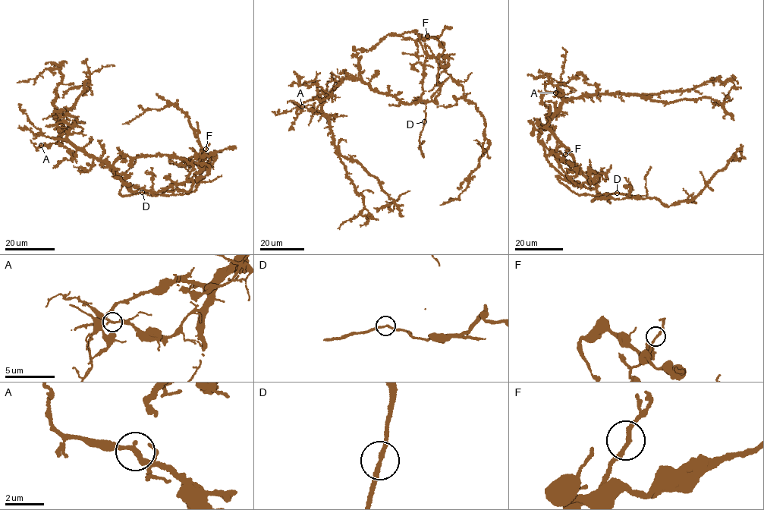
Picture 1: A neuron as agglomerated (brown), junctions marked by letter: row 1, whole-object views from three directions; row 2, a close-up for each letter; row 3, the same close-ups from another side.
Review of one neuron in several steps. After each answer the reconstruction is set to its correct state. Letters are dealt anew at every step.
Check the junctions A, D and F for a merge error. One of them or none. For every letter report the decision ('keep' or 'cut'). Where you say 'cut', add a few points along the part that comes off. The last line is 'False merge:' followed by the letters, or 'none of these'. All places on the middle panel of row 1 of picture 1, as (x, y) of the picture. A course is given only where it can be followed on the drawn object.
A: keep
D: keep
F: keep
False merge: none of these

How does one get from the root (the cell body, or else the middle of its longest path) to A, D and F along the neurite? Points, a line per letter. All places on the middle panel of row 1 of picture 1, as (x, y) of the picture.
A: (399, 99), (374, 90), (359, 79), (346, 78), (315, 110), (302, 106)
D: (399, 99), (404, 104), (423, 101), (426, 105), (424, 122)
F: (399, 99), (404, 104), (419, 100), (426, 55), (413, 30), (422, 37), (427, 36)

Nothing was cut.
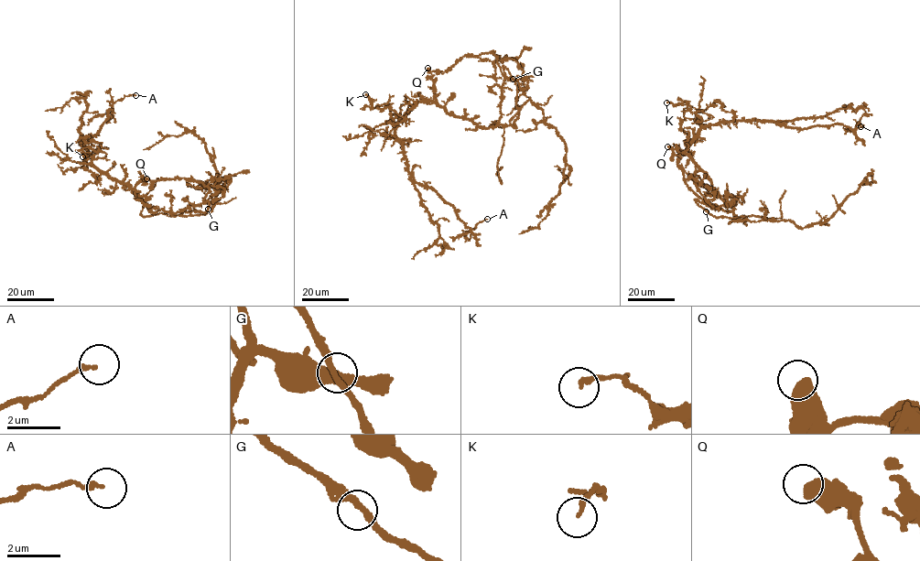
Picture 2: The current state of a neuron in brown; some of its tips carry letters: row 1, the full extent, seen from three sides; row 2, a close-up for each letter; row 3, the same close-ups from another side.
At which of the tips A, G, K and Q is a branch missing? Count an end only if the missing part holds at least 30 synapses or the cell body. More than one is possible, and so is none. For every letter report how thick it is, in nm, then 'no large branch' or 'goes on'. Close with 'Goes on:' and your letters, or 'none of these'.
A: 160 nm thick; no large branch
G: 240 nm thick; no large branch
K: 140 nm thick; no large branch
Q: 700 nm thick; no large branch
Goes on: none of these

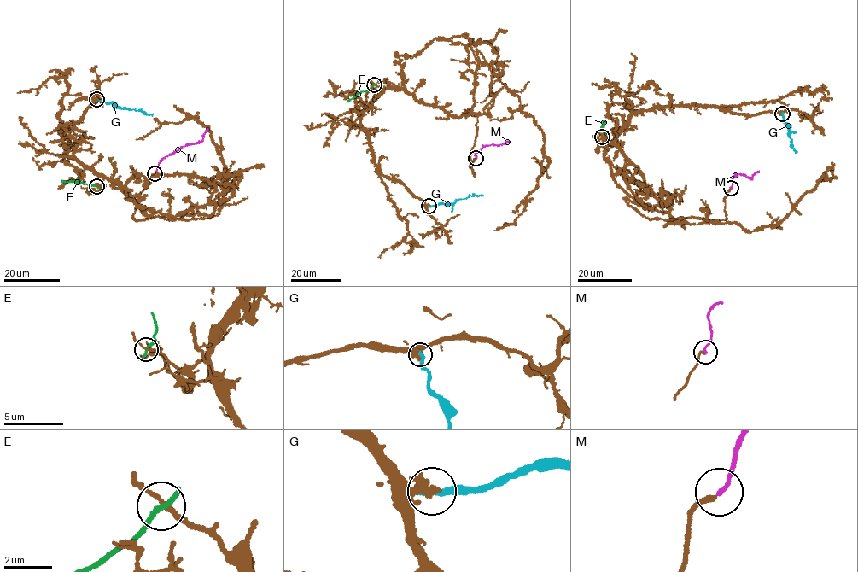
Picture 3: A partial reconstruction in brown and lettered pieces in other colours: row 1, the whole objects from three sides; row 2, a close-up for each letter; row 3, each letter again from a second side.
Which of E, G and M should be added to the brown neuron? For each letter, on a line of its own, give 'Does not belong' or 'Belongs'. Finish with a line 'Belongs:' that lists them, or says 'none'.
E: Does not belong
G: Does not belong
M: Belongs
Belongs: M

